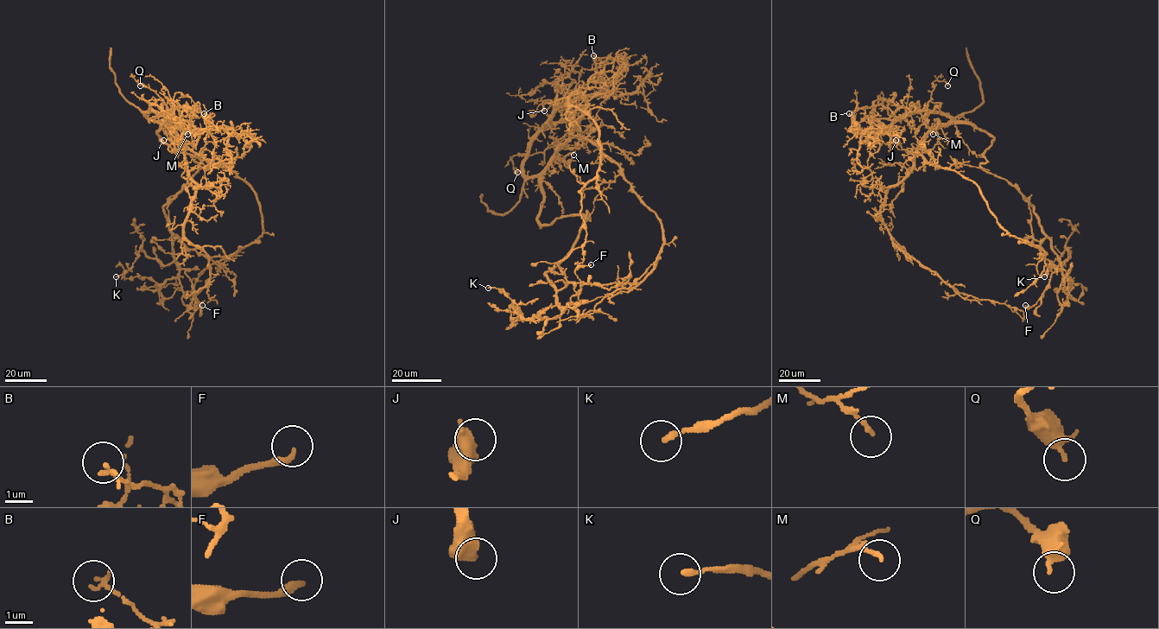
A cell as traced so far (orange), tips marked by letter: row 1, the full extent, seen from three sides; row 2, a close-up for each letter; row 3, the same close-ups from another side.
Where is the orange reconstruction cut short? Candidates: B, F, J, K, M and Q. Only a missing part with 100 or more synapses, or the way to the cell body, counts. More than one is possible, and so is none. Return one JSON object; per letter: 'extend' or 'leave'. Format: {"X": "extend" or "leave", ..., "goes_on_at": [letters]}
{"B": "leave", "F": "leave", "J": "leave", "K": "leave", "M": "leave", "Q": "leave", "goes_on_at": []}

